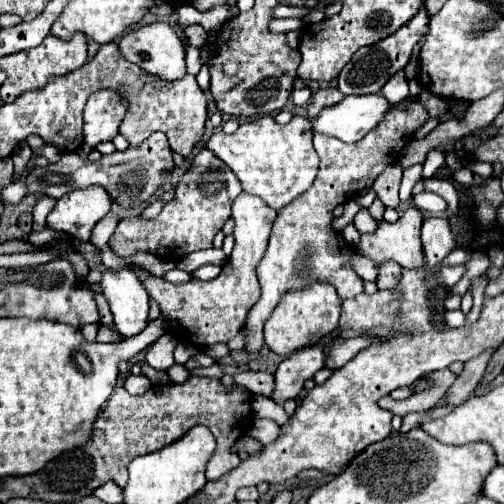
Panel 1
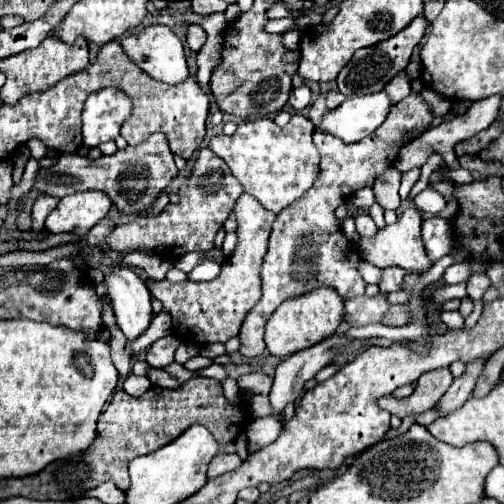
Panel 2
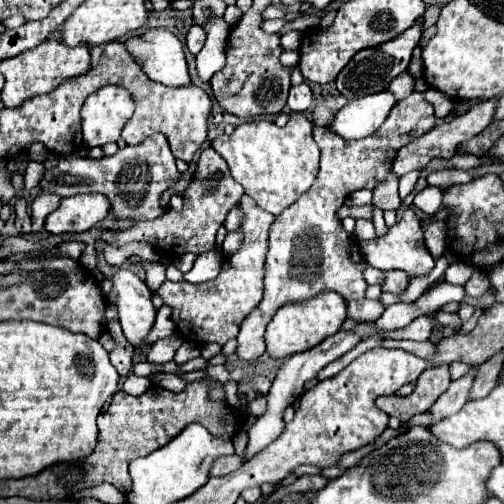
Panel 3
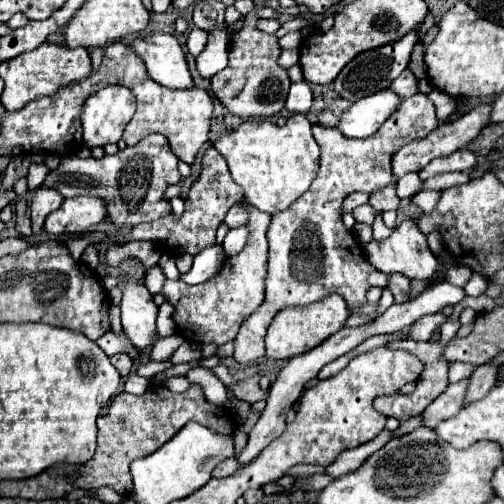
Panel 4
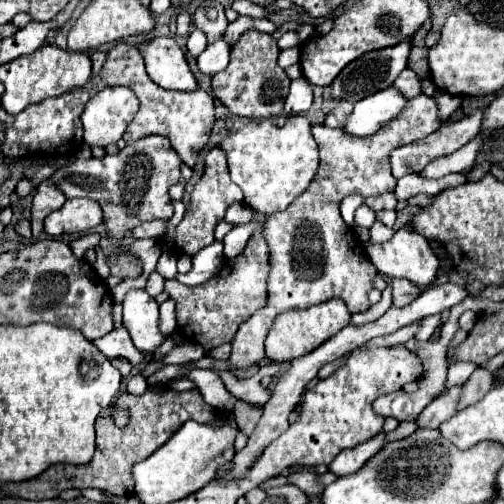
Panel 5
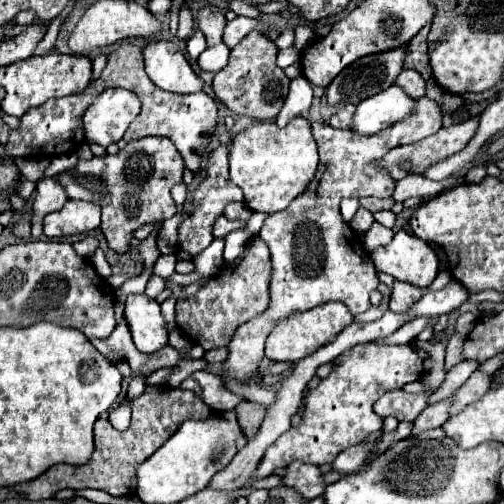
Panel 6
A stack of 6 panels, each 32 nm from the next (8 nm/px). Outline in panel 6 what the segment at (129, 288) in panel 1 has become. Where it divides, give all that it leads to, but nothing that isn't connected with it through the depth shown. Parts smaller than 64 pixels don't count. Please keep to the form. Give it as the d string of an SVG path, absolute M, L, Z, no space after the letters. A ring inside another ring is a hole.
M146 294L128 296L124 316L128 320L132 340L144 354L152 354L168 344L168 322L160 312L160 304Z

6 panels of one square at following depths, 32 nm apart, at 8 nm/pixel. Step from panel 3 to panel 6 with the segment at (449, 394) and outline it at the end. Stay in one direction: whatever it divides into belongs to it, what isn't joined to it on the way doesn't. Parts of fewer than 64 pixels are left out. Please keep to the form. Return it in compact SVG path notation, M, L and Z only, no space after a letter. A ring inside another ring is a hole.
M450 398L444 400L444 402L438 402L438 404L432 404L432 406L424 408L424 412L414 420L414 428L412 428L410 436L418 436L420 432L440 428L450 418L448 408L450 408Z

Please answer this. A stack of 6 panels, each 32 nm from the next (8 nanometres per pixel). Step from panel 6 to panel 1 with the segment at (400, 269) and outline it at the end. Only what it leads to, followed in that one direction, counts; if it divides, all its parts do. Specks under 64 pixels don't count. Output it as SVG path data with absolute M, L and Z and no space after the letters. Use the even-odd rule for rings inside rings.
M408 208L398 222L382 222L374 234L360 238L358 250L374 264L396 262L402 268L422 268L424 252L420 242L422 214L416 208Z

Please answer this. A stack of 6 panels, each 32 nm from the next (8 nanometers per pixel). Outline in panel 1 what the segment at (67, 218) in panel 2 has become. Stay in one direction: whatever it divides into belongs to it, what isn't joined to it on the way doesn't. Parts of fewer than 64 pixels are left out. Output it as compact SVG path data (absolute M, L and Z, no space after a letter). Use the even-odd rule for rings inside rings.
M100 186L74 190L56 202L46 224L56 232L66 232L88 242L92 228L110 212L110 206L112 200Z

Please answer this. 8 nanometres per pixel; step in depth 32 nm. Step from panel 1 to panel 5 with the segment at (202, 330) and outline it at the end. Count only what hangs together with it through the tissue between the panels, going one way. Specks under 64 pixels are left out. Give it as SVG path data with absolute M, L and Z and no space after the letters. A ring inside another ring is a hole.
M260 226L248 240L244 252L236 256L234 260L228 260L224 268L208 282L196 288L190 288L176 280L166 280L164 290L176 302L176 322L178 322L180 334L188 342L196 342L206 350L230 342L238 326L246 322L250 316L254 316L254 312L264 308L268 298L268 292L266 292L268 272L270 272L268 244L262 238L262 226Z

